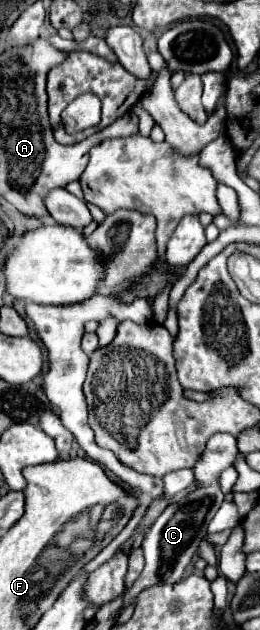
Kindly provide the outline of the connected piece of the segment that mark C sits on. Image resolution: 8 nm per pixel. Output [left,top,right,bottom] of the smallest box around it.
[123,433,237,607]

